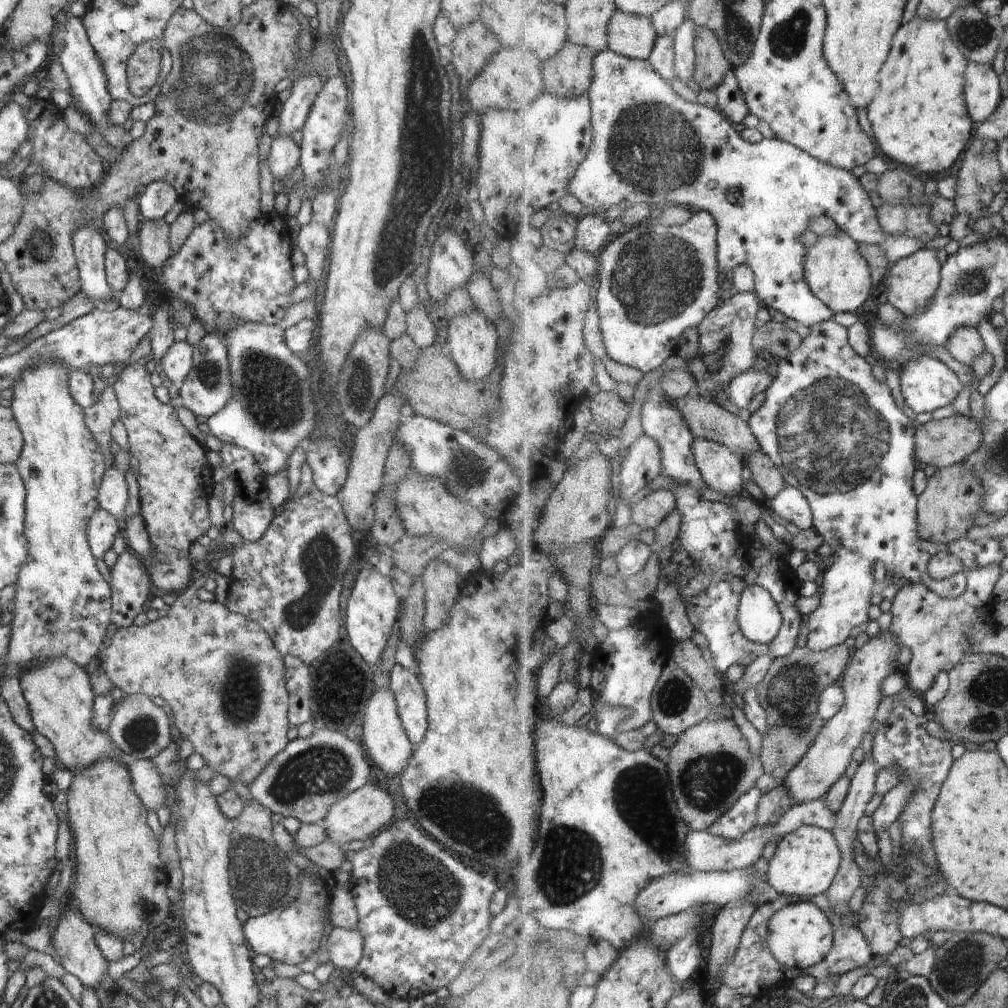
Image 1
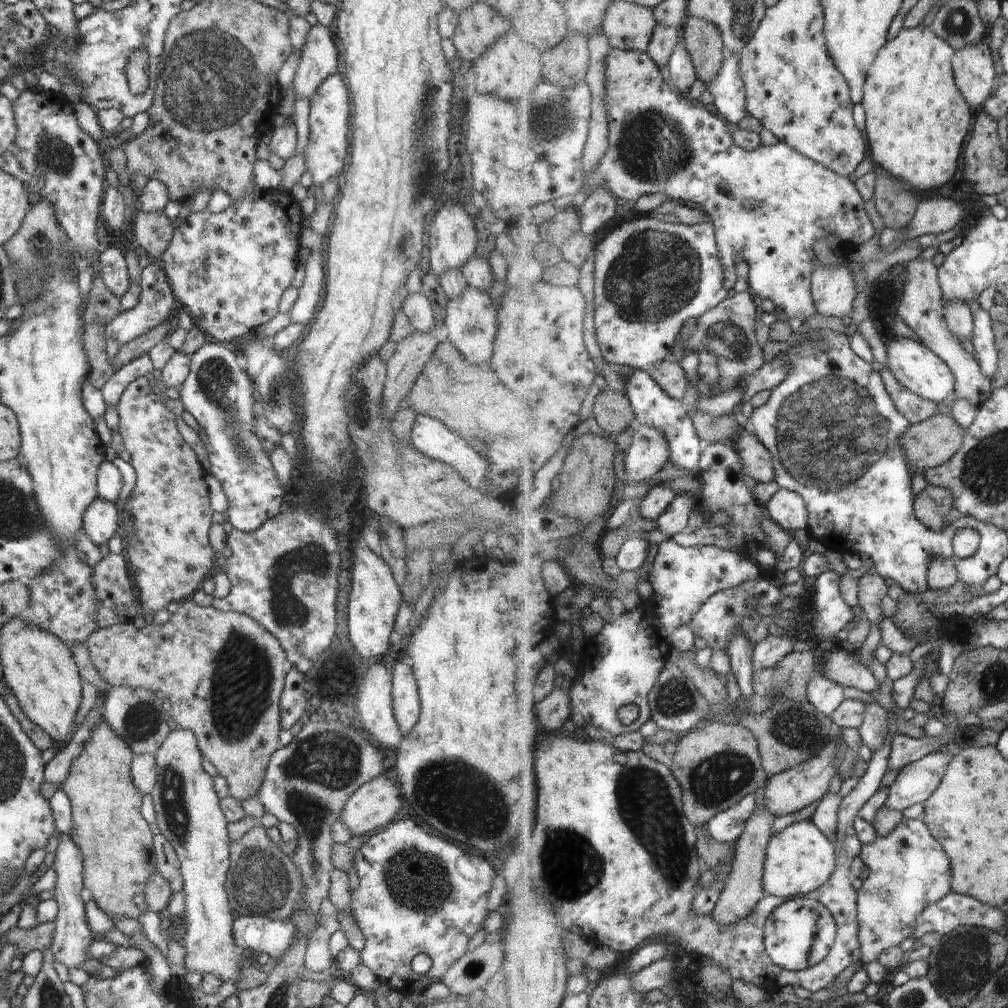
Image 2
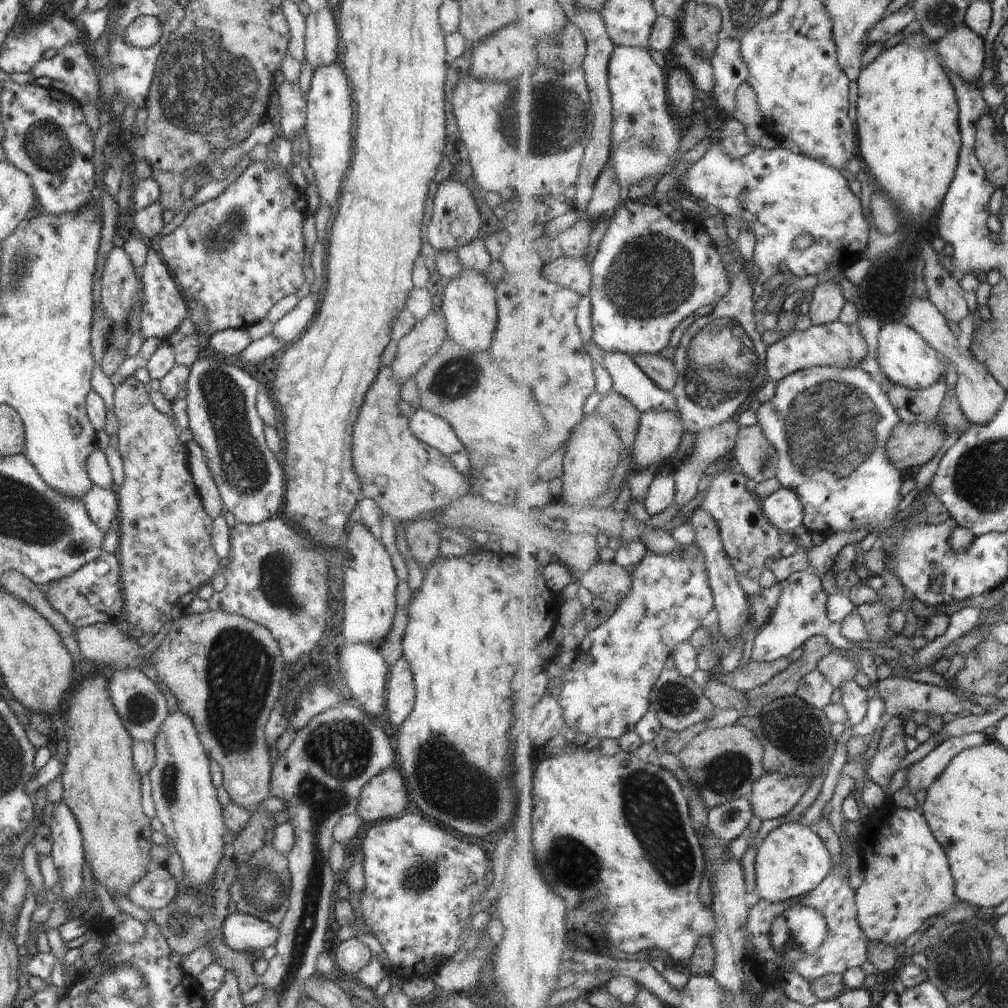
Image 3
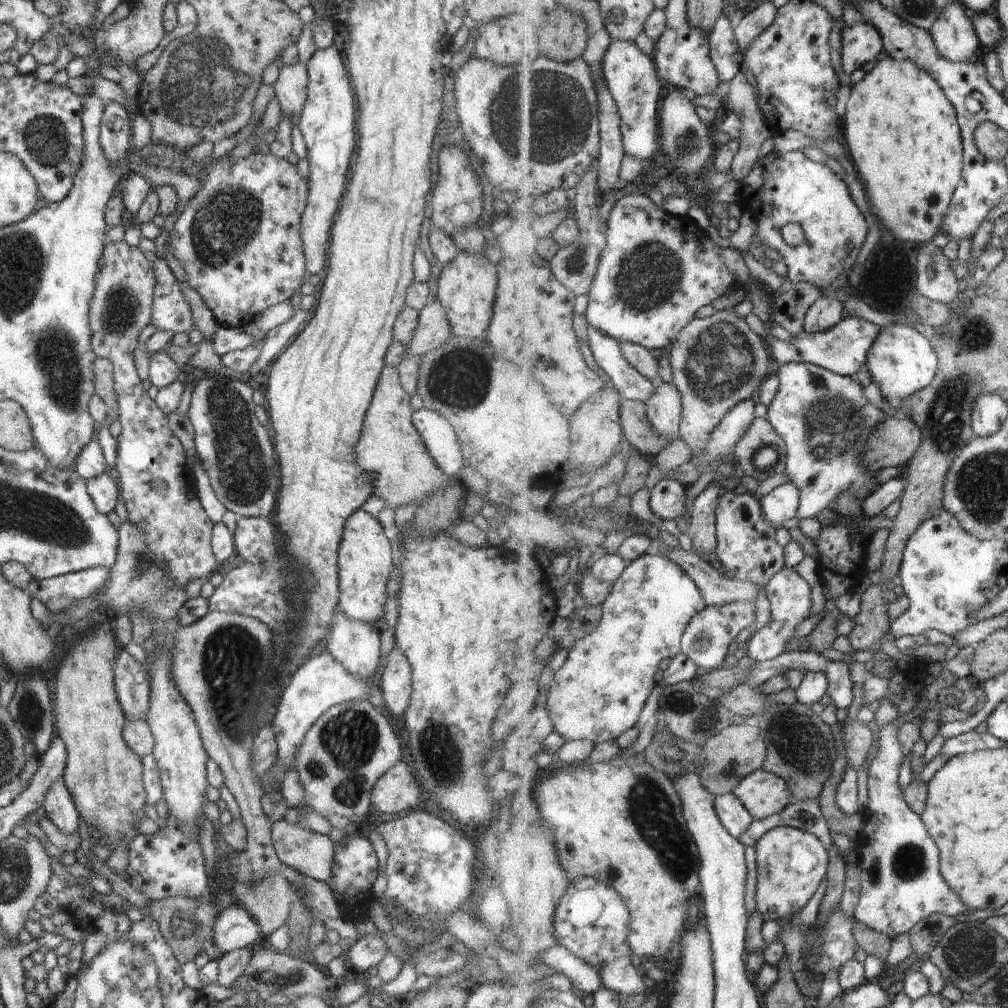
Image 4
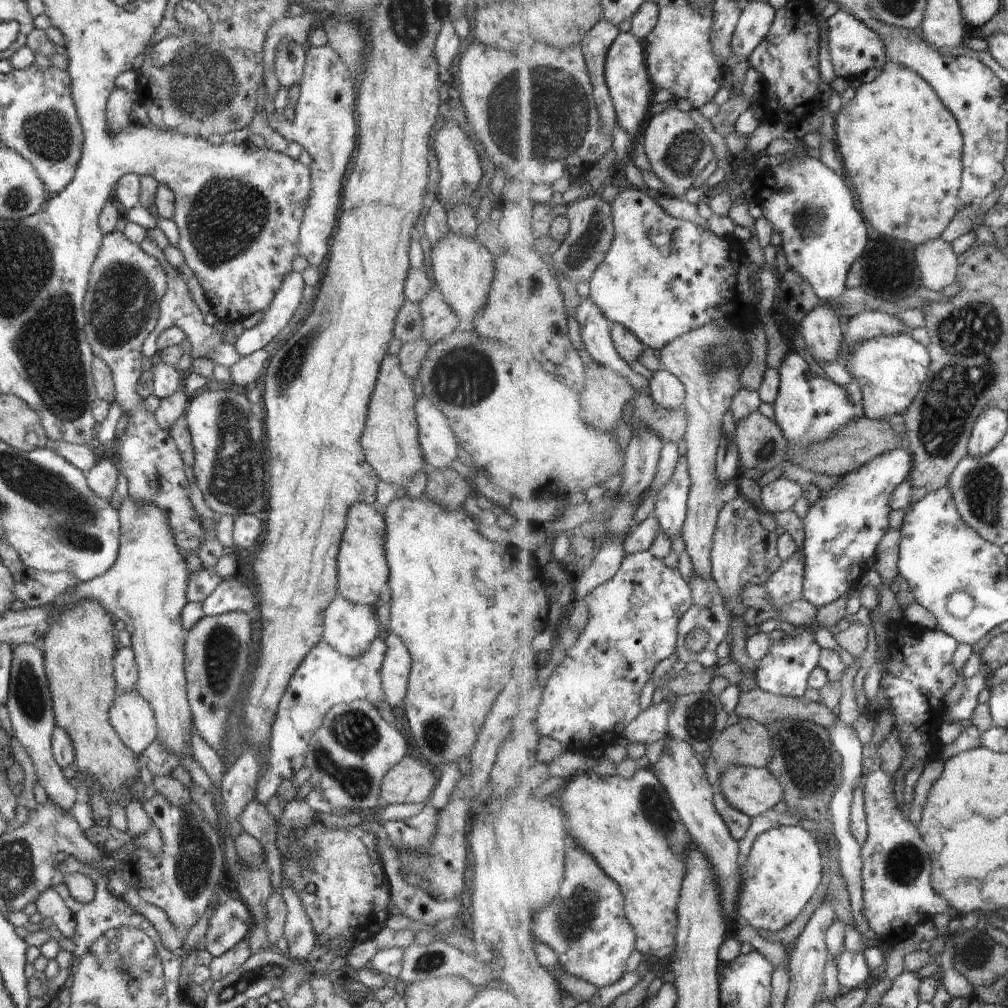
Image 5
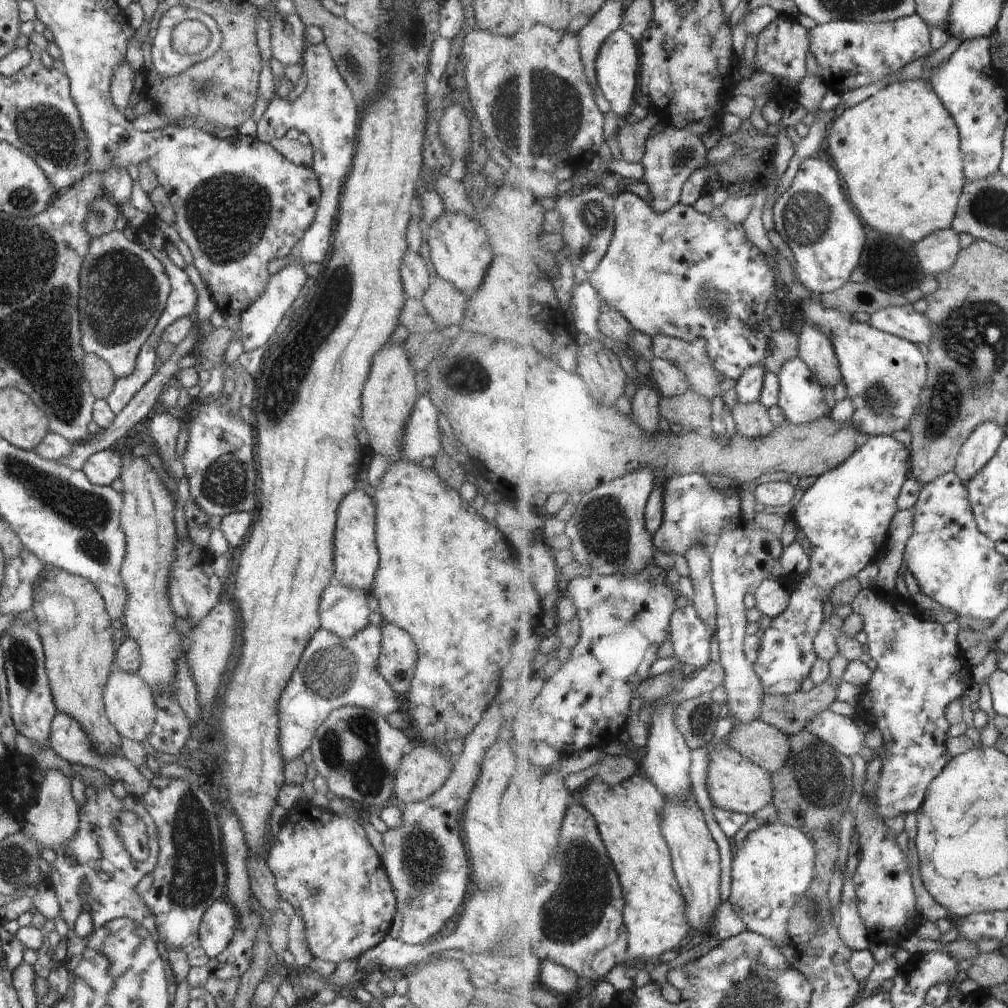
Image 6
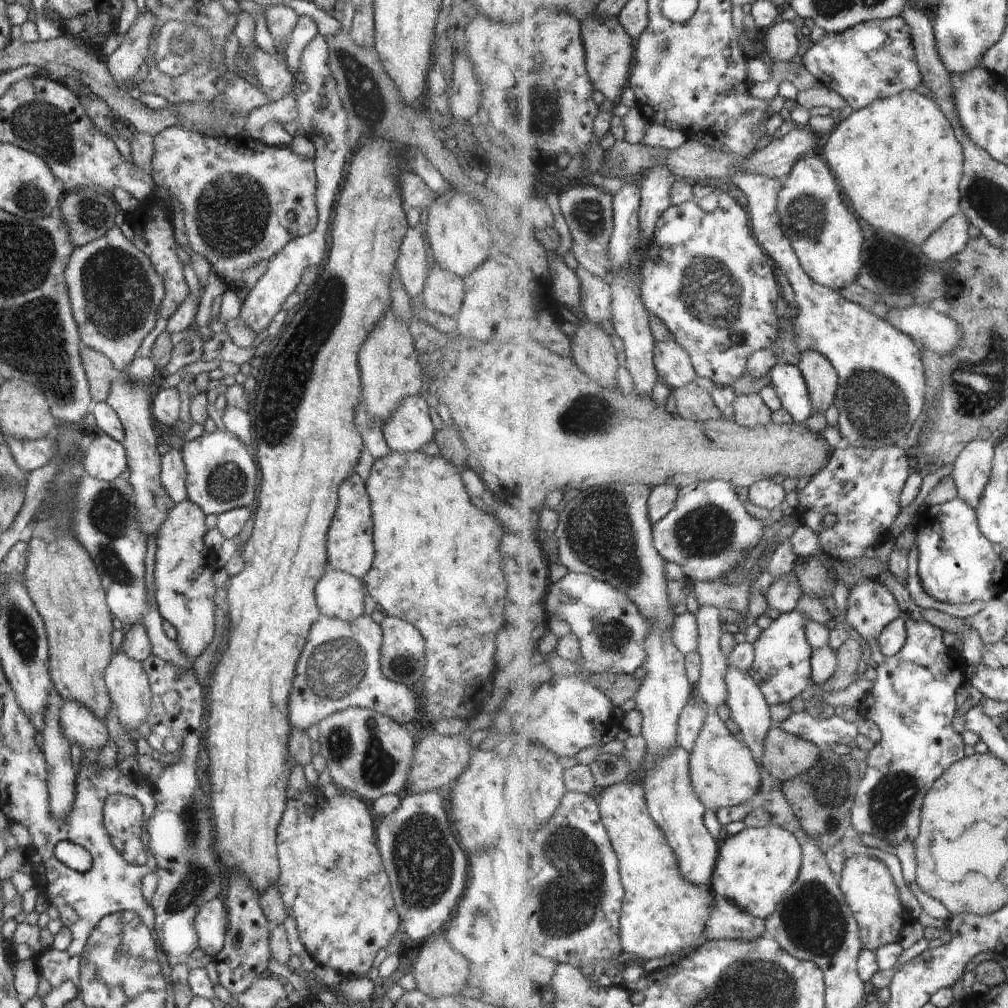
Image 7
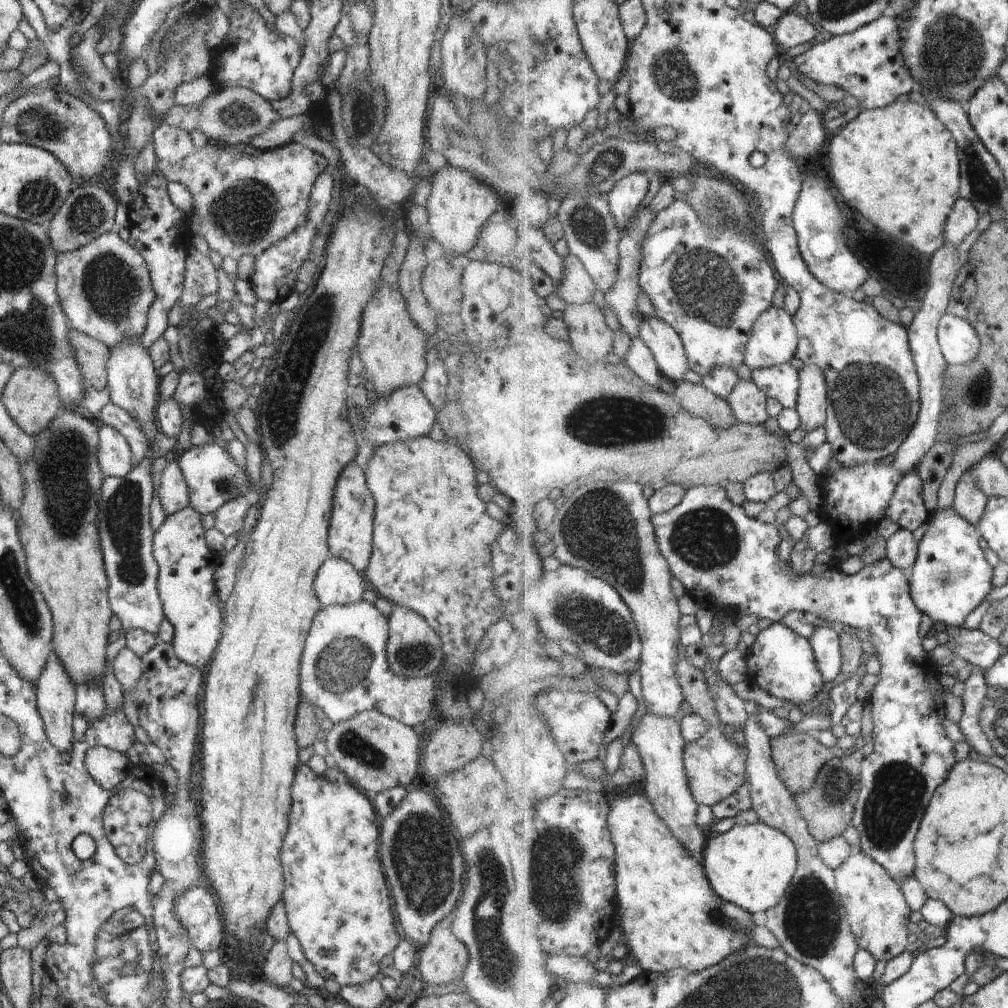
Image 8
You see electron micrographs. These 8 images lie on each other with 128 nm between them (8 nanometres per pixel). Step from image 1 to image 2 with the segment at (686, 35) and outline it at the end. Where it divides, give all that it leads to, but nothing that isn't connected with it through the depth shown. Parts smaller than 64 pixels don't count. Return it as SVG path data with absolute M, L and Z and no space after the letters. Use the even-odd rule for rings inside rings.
M684 31L681 33L680 44L672 55L669 70L673 83L680 92L689 91L694 86L694 82L699 79L694 59L690 54L688 44L686 44Z

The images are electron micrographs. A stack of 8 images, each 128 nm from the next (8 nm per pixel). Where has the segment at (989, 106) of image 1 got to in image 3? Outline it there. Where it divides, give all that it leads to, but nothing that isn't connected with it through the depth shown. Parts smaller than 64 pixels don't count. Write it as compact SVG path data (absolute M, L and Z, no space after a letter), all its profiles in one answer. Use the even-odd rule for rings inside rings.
M968 26L951 29L950 34L944 36L944 38L938 42L938 50L947 68L951 72L954 72L956 76L964 78L966 82L980 83L982 74L984 74L984 70L986 70L986 58L988 58L986 40L981 33L977 33L973 28Z

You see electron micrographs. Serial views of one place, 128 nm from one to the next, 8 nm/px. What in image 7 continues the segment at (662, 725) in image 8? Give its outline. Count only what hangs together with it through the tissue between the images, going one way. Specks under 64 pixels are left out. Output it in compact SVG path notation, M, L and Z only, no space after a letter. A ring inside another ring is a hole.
M678 746L672 754L656 758L652 770L641 779L647 792L650 812L669 837L670 844L681 861L686 880L692 880L694 884L702 886L711 886L718 860L721 860L721 841L714 838L706 826L706 805L694 786L691 752L684 746Z

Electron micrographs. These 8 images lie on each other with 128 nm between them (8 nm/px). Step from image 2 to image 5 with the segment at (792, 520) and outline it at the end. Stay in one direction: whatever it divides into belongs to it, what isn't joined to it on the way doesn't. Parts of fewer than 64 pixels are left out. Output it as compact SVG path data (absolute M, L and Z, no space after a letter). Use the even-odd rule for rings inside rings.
M788 477L776 479L763 488L762 504L765 513L786 512L794 510L794 506L804 496L805 487Z

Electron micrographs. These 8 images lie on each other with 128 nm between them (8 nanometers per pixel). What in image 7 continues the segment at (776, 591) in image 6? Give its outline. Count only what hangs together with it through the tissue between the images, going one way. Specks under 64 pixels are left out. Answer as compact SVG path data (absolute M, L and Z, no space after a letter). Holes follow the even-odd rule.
M791 571L789 574L778 577L778 580L768 589L766 597L771 608L785 613L794 612L798 608L802 594L804 590L798 580L798 574Z

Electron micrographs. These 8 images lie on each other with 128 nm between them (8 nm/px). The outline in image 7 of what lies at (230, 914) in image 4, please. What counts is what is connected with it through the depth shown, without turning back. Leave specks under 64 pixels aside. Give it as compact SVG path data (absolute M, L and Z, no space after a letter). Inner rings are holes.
M223 898L202 904L194 918L194 926L199 936L199 948L215 957L222 950L228 932L227 906Z

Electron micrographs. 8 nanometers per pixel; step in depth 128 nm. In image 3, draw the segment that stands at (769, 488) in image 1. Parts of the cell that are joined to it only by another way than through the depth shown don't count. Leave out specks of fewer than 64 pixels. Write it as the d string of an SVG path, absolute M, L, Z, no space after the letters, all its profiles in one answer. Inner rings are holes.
M761 425L742 427L733 461L739 469L756 482L764 482L778 476L781 456L778 448L770 442Z

